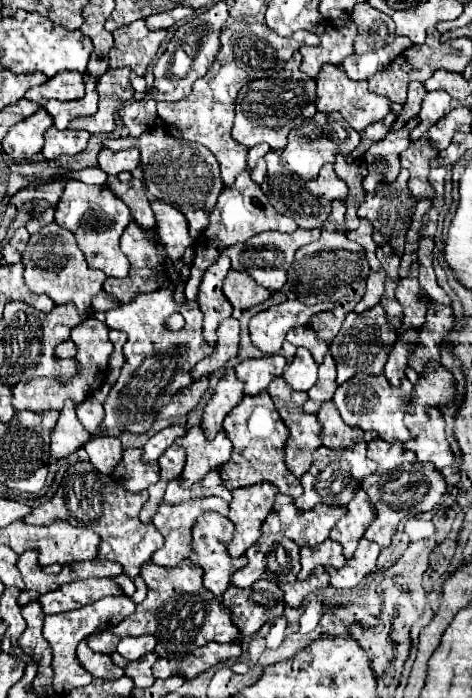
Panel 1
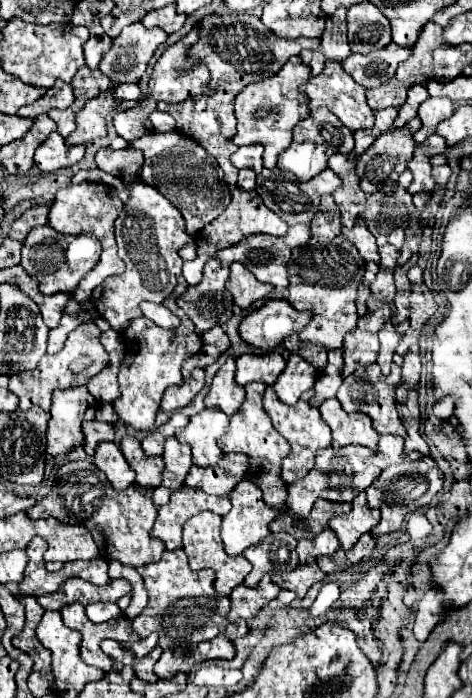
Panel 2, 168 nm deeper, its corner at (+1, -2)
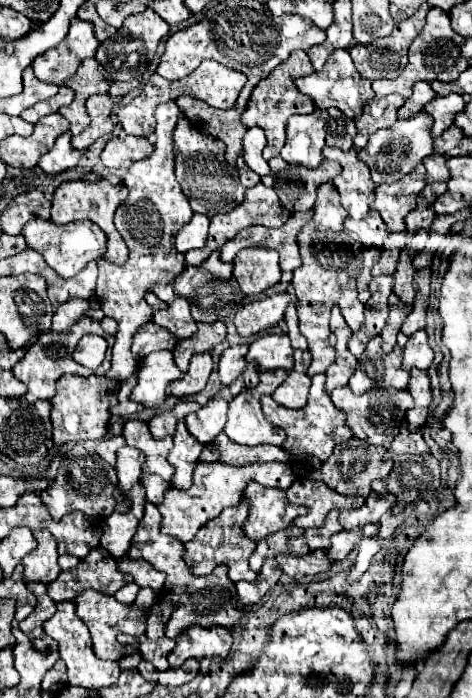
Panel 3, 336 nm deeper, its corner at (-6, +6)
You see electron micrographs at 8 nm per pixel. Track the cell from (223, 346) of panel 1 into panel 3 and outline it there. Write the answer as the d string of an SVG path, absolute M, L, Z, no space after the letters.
M199 322L197 324L197 332L193 334L193 338L187 338L183 342L177 342L173 354L175 354L175 362L177 366L187 372L189 368L189 358L193 354L199 354L199 352L209 352L213 350L219 342L225 340L227 336L227 328L223 322L213 322L213 324L205 324L205 322Z

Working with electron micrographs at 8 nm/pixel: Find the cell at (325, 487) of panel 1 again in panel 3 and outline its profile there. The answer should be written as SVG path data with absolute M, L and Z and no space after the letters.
M349 438L335 446L333 454L317 468L315 472L309 472L309 478L325 482L331 490L343 494L343 496L369 496L371 492L371 482L377 478L387 478L391 472L393 460L387 458L387 450L383 446L373 446L367 444L359 438Z

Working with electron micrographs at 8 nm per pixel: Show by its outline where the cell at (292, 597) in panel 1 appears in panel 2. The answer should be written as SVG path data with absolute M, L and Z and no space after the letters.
M310 562L310 564L300 564L286 578L276 578L276 582L280 588L291 590L296 593L298 598L304 598L312 584L322 582L324 578L326 578L326 574L318 568L318 564Z

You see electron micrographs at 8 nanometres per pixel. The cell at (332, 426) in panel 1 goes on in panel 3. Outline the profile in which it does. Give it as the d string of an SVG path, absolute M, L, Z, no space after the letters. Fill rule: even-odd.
M341 386L335 388L331 392L331 400L333 404L345 412L345 426L351 428L351 432L355 434L355 438L361 438L369 444L379 444L379 446L389 446L391 440L399 434L399 426L405 420L405 412L411 408L411 396L403 390L373 390L371 394L365 396L353 396L349 386ZM373 402L373 406L371 406Z

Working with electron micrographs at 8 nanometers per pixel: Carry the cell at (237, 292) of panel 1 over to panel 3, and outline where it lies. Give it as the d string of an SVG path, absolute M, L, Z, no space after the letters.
M241 250L233 260L233 276L245 296L257 296L281 280L279 256L273 250Z

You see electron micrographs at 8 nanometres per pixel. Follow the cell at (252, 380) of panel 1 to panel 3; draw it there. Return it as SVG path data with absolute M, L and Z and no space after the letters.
M267 334L255 340L249 346L249 352L245 356L247 362L253 362L259 372L269 370L291 370L293 366L293 348L287 334Z

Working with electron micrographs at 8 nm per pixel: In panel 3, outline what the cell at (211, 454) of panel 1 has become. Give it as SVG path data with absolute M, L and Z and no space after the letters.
M235 380L231 386L219 390L201 410L189 414L185 418L187 430L201 442L209 444L213 442L225 428L227 422L227 408L229 400L235 398L243 390L243 380Z

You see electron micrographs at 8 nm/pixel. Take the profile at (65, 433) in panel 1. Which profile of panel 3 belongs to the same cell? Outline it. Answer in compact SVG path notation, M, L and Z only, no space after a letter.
M91 374L91 376L63 376L57 382L57 394L53 396L51 404L51 420L53 420L53 442L81 442L81 440L99 440L107 432L109 422L109 406L111 400L117 404L117 390L119 384L111 382L109 378Z

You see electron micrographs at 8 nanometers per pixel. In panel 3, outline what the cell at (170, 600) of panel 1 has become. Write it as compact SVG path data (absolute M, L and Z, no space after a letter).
M145 506L145 514L137 526L137 532L129 548L129 558L147 560L155 570L161 570L163 574L167 574L167 582L159 592L161 600L167 600L173 604L173 612L165 624L165 636L179 638L179 634L183 634L195 624L203 628L211 628L211 626L233 628L235 624L239 624L239 620L243 618L243 612L237 608L237 590L227 576L227 566L221 564L207 576L195 576L191 572L191 566L183 558L185 544L177 538L161 534L159 522L161 518L159 518L157 506Z

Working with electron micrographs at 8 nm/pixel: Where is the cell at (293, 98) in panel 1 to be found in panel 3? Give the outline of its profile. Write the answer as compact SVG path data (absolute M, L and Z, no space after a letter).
M297 50L295 54L291 54L291 58L287 62L283 62L283 66L277 66L275 72L271 72L271 76L263 78L263 82L259 82L253 88L251 98L245 106L245 112L241 114L243 126L247 126L247 128L259 126L259 128L265 130L265 134L267 134L267 146L263 150L265 160L271 160L273 156L279 156L279 152L285 144L285 132L287 132L289 116L293 116L293 114L311 114L311 110L315 110L315 104L311 102L311 98L301 94L295 86L295 76L297 76L295 72L297 70L299 70L301 76L315 72L311 62L309 62L309 56L303 50Z

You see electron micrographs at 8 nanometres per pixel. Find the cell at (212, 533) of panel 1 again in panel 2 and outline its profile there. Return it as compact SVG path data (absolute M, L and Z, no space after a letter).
M200 512L200 514L192 516L184 524L184 552L186 552L188 560L190 560L190 568L192 570L212 568L216 572L216 576L218 576L216 578L218 594L228 596L234 586L244 582L244 578L252 570L252 566L250 566L250 562L244 556L228 556L224 552L224 544L222 544L222 538L220 538L220 522L222 522L222 518L212 514L212 512Z

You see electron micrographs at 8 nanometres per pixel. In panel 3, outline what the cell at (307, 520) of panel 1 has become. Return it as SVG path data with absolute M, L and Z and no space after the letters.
M299 478L293 482L293 486L287 490L287 500L291 504L303 504L309 508L309 516L313 526L321 526L325 516L337 508L337 510L353 510L363 506L365 498L347 498L341 494L335 494L329 486L323 486L323 482Z

